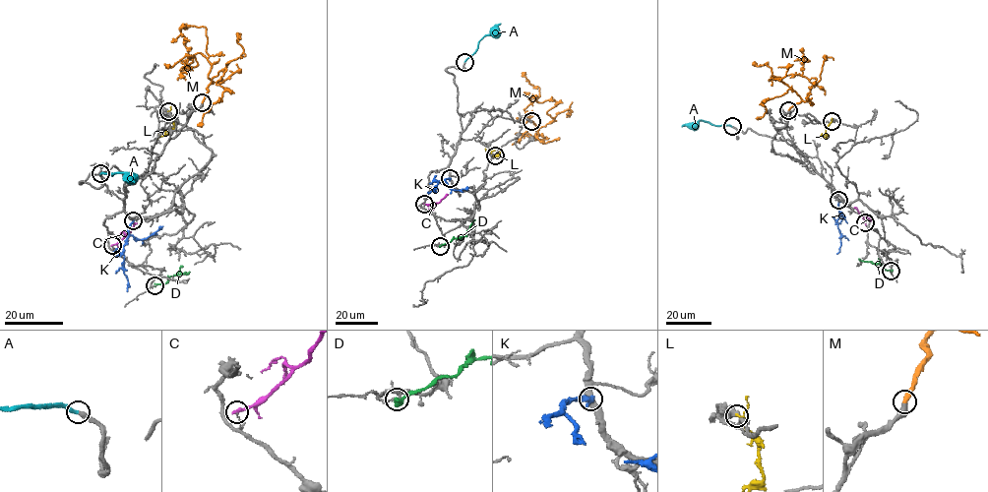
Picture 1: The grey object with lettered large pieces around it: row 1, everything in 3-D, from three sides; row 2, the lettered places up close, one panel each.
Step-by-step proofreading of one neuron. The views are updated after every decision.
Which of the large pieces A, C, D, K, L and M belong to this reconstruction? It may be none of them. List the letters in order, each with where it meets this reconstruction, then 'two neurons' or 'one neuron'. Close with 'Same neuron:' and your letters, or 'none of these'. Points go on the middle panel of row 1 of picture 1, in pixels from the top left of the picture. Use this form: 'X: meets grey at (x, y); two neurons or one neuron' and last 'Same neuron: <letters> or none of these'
A: meets grey at (464, 62); one neuron
C: meets grey at (424, 204); two neurons
D: meets grey at (440, 246); two neurons
K: meets grey at (450, 178); two neurons
L: meets grey at (495, 155); two neurons
M: meets grey at (531, 121); one neuron
Same neuron: A, M

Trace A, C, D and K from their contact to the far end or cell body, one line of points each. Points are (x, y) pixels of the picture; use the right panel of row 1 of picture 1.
A: (732, 127), (701, 120), (681, 126)
C: (864, 222), (854, 208)
D: (892, 271), (858, 259)
K: (838, 200), (837, 224), (841, 242), (836, 254)

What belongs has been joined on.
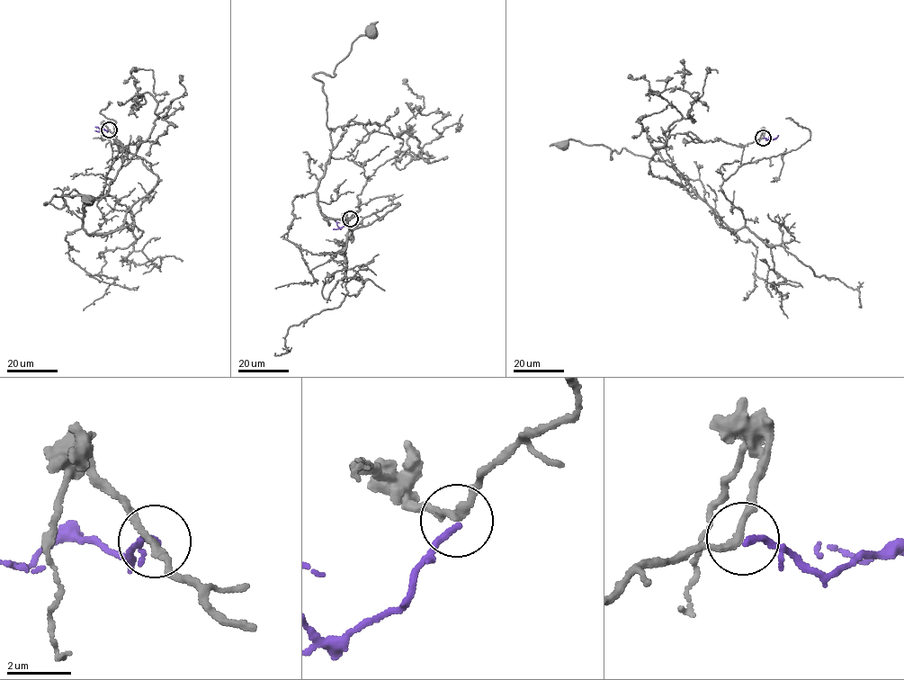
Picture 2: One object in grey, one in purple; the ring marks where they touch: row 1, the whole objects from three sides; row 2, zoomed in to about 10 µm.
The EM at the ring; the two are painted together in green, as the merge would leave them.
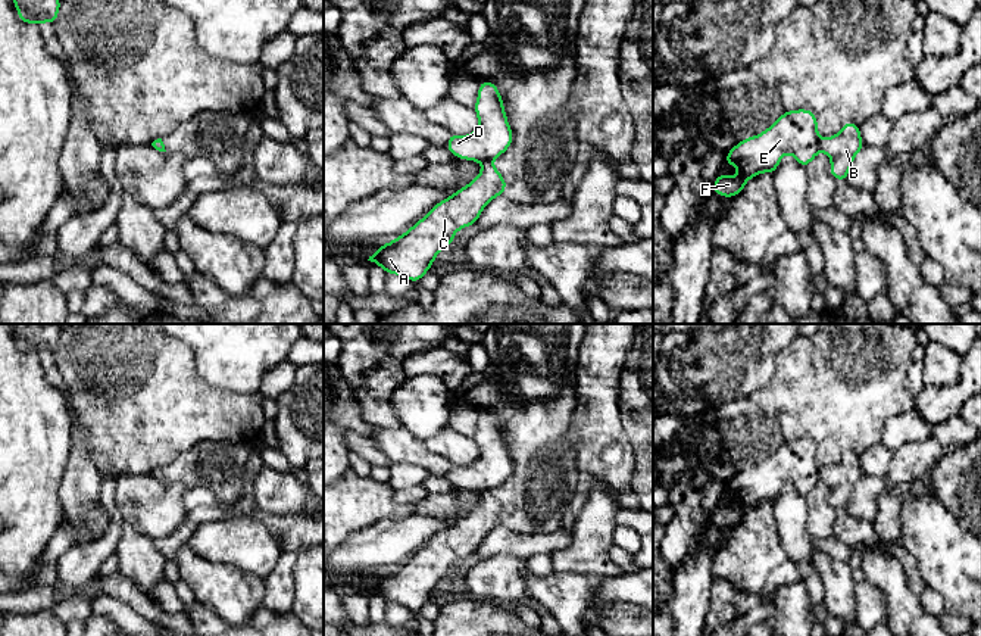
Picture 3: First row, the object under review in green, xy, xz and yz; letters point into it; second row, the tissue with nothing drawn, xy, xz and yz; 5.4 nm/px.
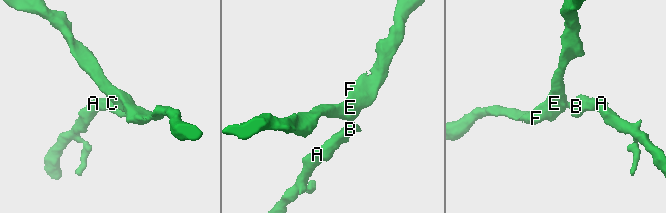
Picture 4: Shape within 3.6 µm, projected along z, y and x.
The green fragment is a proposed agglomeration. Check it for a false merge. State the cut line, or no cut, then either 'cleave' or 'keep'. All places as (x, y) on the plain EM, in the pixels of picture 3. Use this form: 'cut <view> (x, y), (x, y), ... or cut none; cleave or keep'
cut yz (819, 470), (821, 479); cleave

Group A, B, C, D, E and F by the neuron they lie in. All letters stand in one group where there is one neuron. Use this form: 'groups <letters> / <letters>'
groups A B C / D E F

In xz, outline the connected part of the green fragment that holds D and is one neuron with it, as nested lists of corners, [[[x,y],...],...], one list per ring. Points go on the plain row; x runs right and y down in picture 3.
[[[481,411],[474,436],[478,456],[468,465],[449,465],[447,478],[454,487],[475,492],[491,492],[512,474],[513,464],[507,452],[503,427],[493,411]]]

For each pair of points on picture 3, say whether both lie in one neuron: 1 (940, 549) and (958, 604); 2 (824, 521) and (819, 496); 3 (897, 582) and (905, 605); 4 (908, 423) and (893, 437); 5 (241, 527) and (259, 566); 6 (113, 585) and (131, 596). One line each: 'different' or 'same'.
1: same
2: same
3: same
4: same
5: same
6: same

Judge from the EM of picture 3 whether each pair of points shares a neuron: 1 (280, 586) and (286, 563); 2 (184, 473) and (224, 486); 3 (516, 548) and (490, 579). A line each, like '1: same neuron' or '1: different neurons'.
1: same neuron
2: same neuron
3: different neurons

